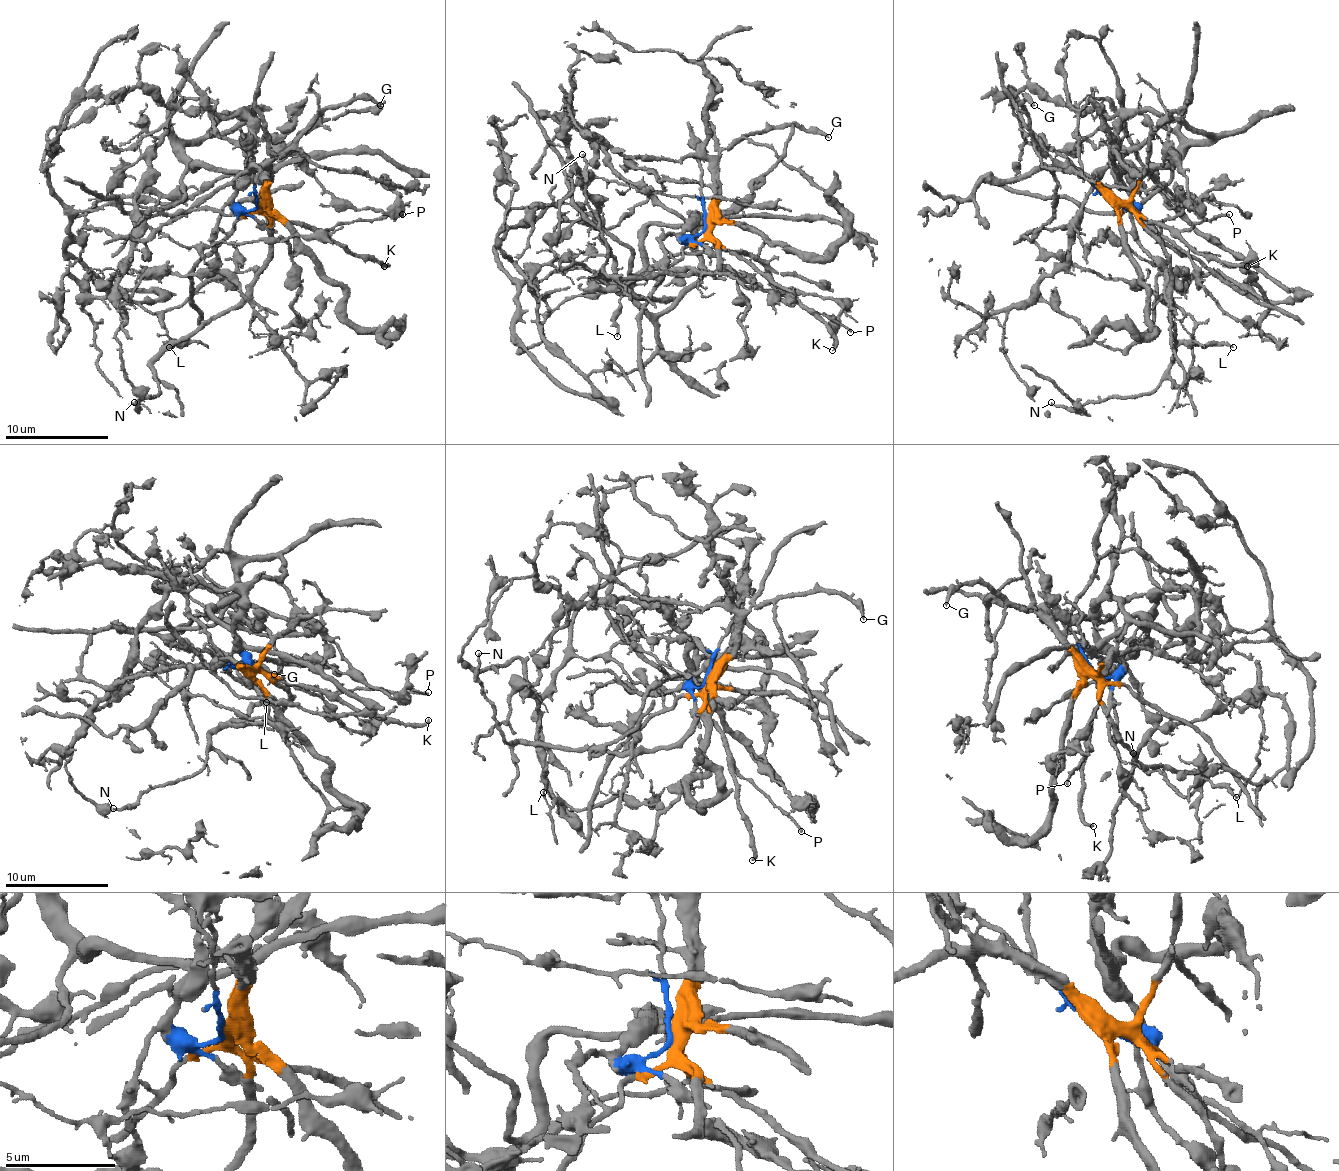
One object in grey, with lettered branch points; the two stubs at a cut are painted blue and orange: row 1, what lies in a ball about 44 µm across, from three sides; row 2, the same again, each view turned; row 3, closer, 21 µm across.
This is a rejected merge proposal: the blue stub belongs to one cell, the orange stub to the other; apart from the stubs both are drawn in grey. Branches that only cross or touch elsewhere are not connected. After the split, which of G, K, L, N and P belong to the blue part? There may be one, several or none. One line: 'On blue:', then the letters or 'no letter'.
On blue: no letter

